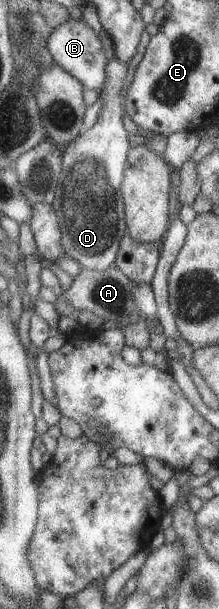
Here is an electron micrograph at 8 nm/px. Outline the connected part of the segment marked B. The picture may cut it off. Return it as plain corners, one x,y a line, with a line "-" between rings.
69,17
58,28
54,28
52,34
48,36
46,48
48,48
47,52
52,57
54,64
78,80
84,89
98,92
102,88
102,84
106,80
107,59
104,57
104,50
102,50
99,37
94,34
84,20
72,20

